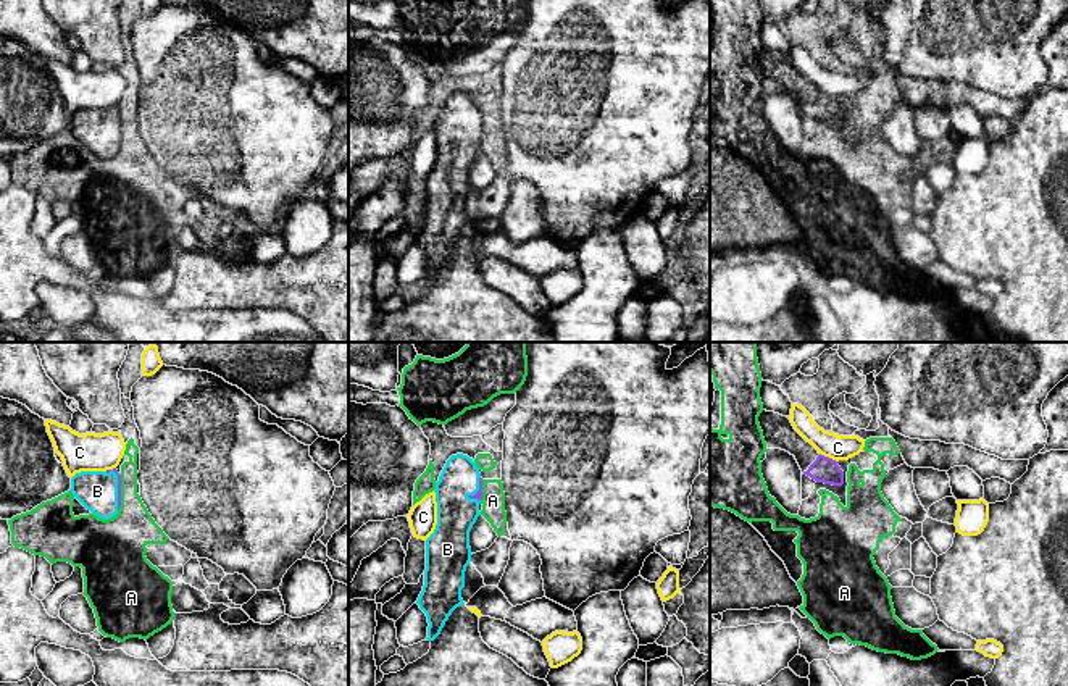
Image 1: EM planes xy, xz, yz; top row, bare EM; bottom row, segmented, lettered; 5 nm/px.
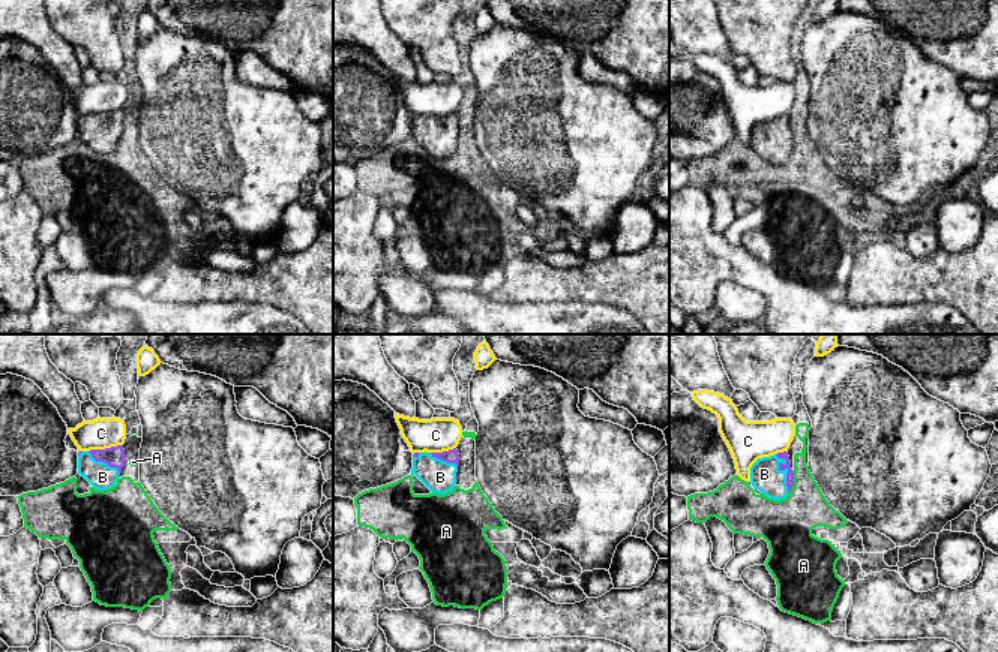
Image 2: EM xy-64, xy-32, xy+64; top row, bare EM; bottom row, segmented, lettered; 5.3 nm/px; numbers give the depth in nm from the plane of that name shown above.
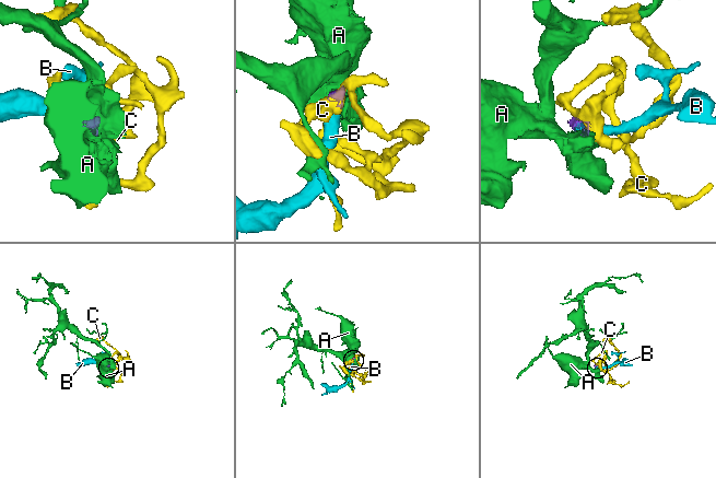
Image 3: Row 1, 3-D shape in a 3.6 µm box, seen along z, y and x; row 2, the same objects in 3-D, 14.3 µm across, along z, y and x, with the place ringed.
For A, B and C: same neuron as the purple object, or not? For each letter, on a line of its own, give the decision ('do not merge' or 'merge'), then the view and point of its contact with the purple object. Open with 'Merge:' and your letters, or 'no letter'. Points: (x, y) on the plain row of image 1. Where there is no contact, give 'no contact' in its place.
Merge: B
A: do not merge; meets purple in xy at (120, 131)
B: merge; meets purple in xy at (118, 128)
C: do not merge; meets purple in yz at (828, 96)

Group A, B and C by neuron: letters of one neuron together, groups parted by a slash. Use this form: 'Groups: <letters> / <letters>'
Groups: A / B / C

